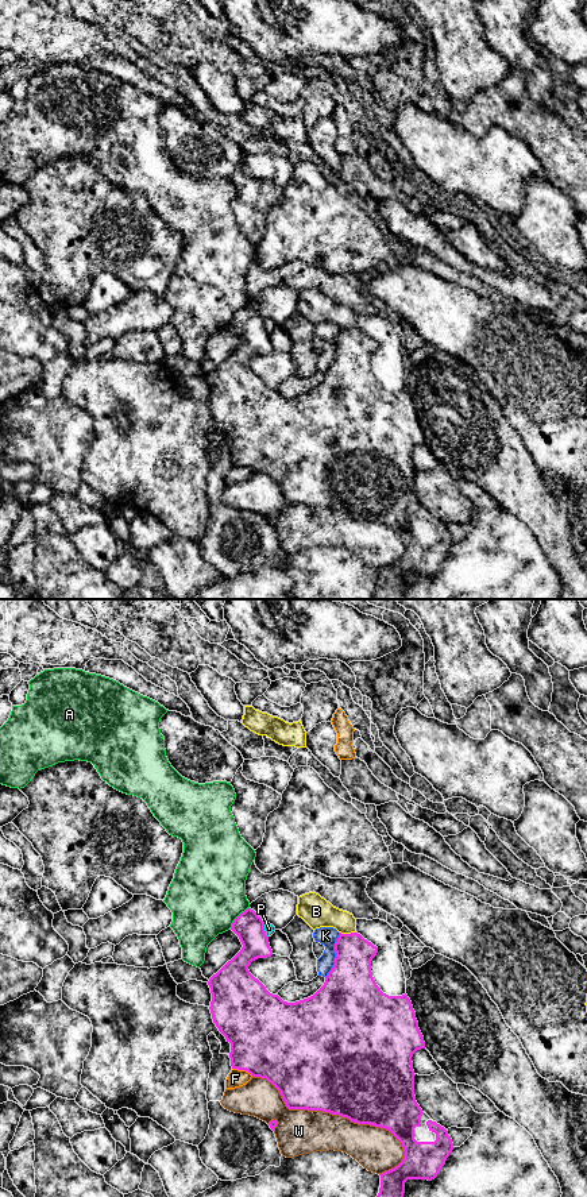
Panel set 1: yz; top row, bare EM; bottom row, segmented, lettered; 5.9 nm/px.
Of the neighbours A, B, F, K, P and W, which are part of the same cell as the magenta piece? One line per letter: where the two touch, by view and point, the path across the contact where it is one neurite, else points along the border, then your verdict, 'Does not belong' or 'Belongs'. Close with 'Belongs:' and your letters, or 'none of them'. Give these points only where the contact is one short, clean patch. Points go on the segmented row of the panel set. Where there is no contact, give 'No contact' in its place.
A: Touches magenta at yz (238, 916). Does not belong
B: Touches magenta at yz (347, 934). Does not belong
F: Touches magenta at yz (243, 1069). Does not belong
K: Touches magenta at yz (336, 956). Does not belong
P: Touches magenta at yz (263, 930). Boundary: yz (263, 923), (267, 937). Does not belong
W: Touches magenta at yz (332, 1114). Does not belong
Belongs: none of them

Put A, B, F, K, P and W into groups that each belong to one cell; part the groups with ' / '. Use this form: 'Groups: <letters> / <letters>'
Groups: A / B / F / K / P / W

